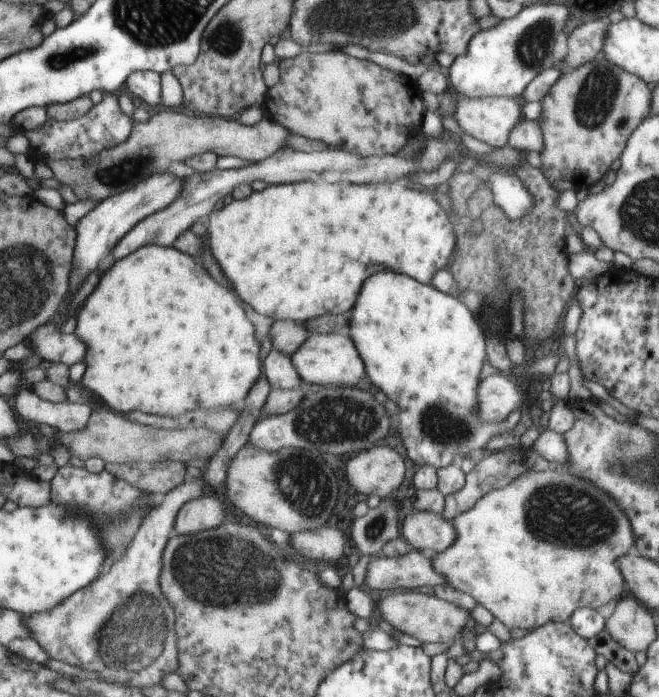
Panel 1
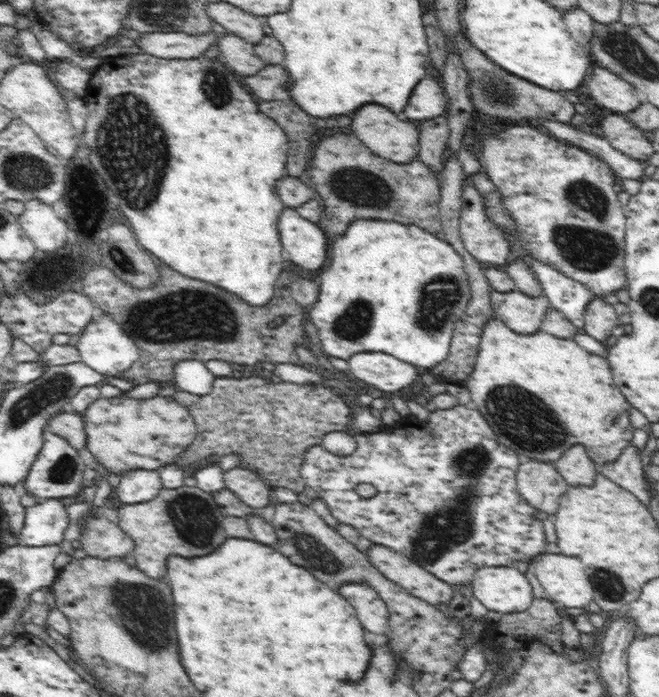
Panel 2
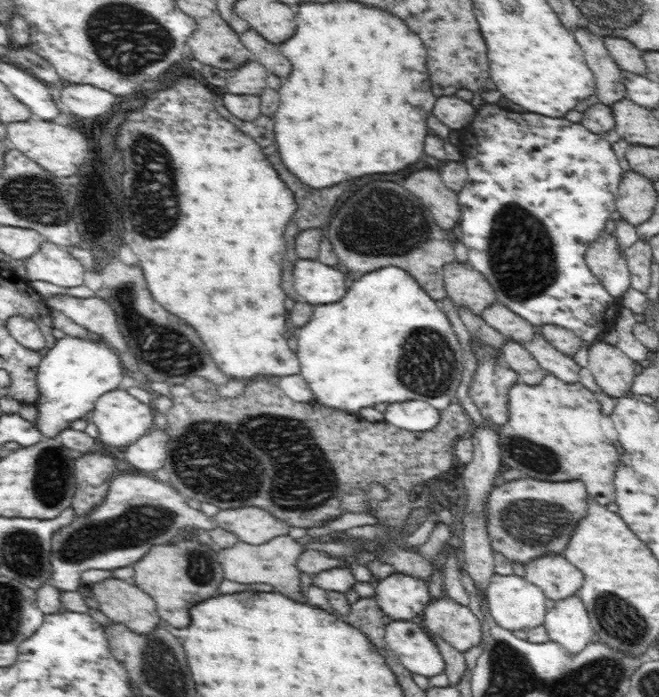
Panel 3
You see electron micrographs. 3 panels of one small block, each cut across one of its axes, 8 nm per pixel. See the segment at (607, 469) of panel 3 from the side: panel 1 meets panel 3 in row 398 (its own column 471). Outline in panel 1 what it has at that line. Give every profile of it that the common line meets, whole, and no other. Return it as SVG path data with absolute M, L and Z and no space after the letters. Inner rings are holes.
M554 465L542 472L524 471L504 488L492 489L486 493L468 512L455 516L450 523L457 530L456 539L444 552L432 554L432 566L439 575L445 577L446 585L470 594L478 604L482 604L488 612L492 613L494 619L497 618L502 624L505 624L510 632L516 629L528 632L546 623L568 622L577 608L586 607L596 610L596 608L608 604L610 600L621 598L620 593L623 590L624 579L619 571L617 560L620 556L631 552L636 544L636 537L633 536L629 519L621 511L621 508L618 508L612 497L591 482L571 475L566 468Z

